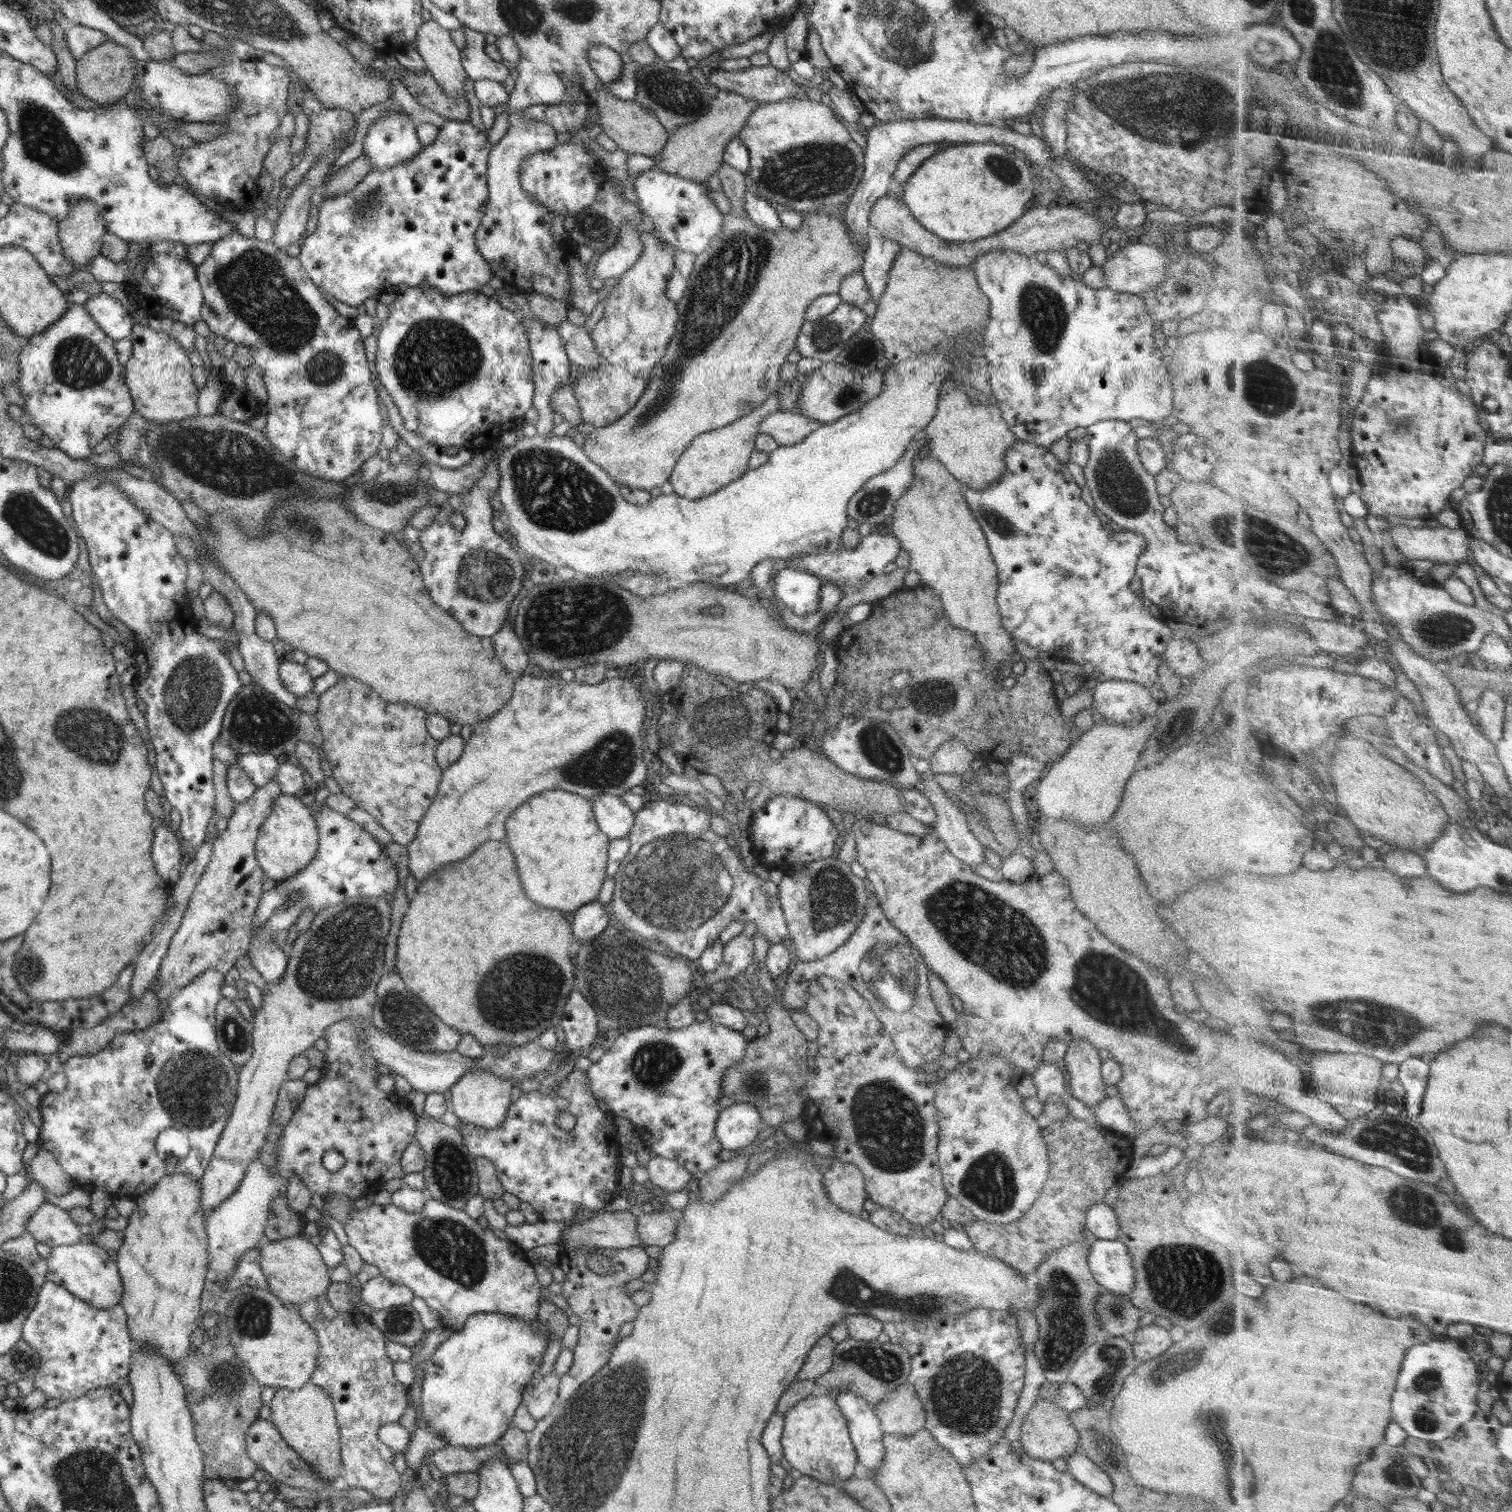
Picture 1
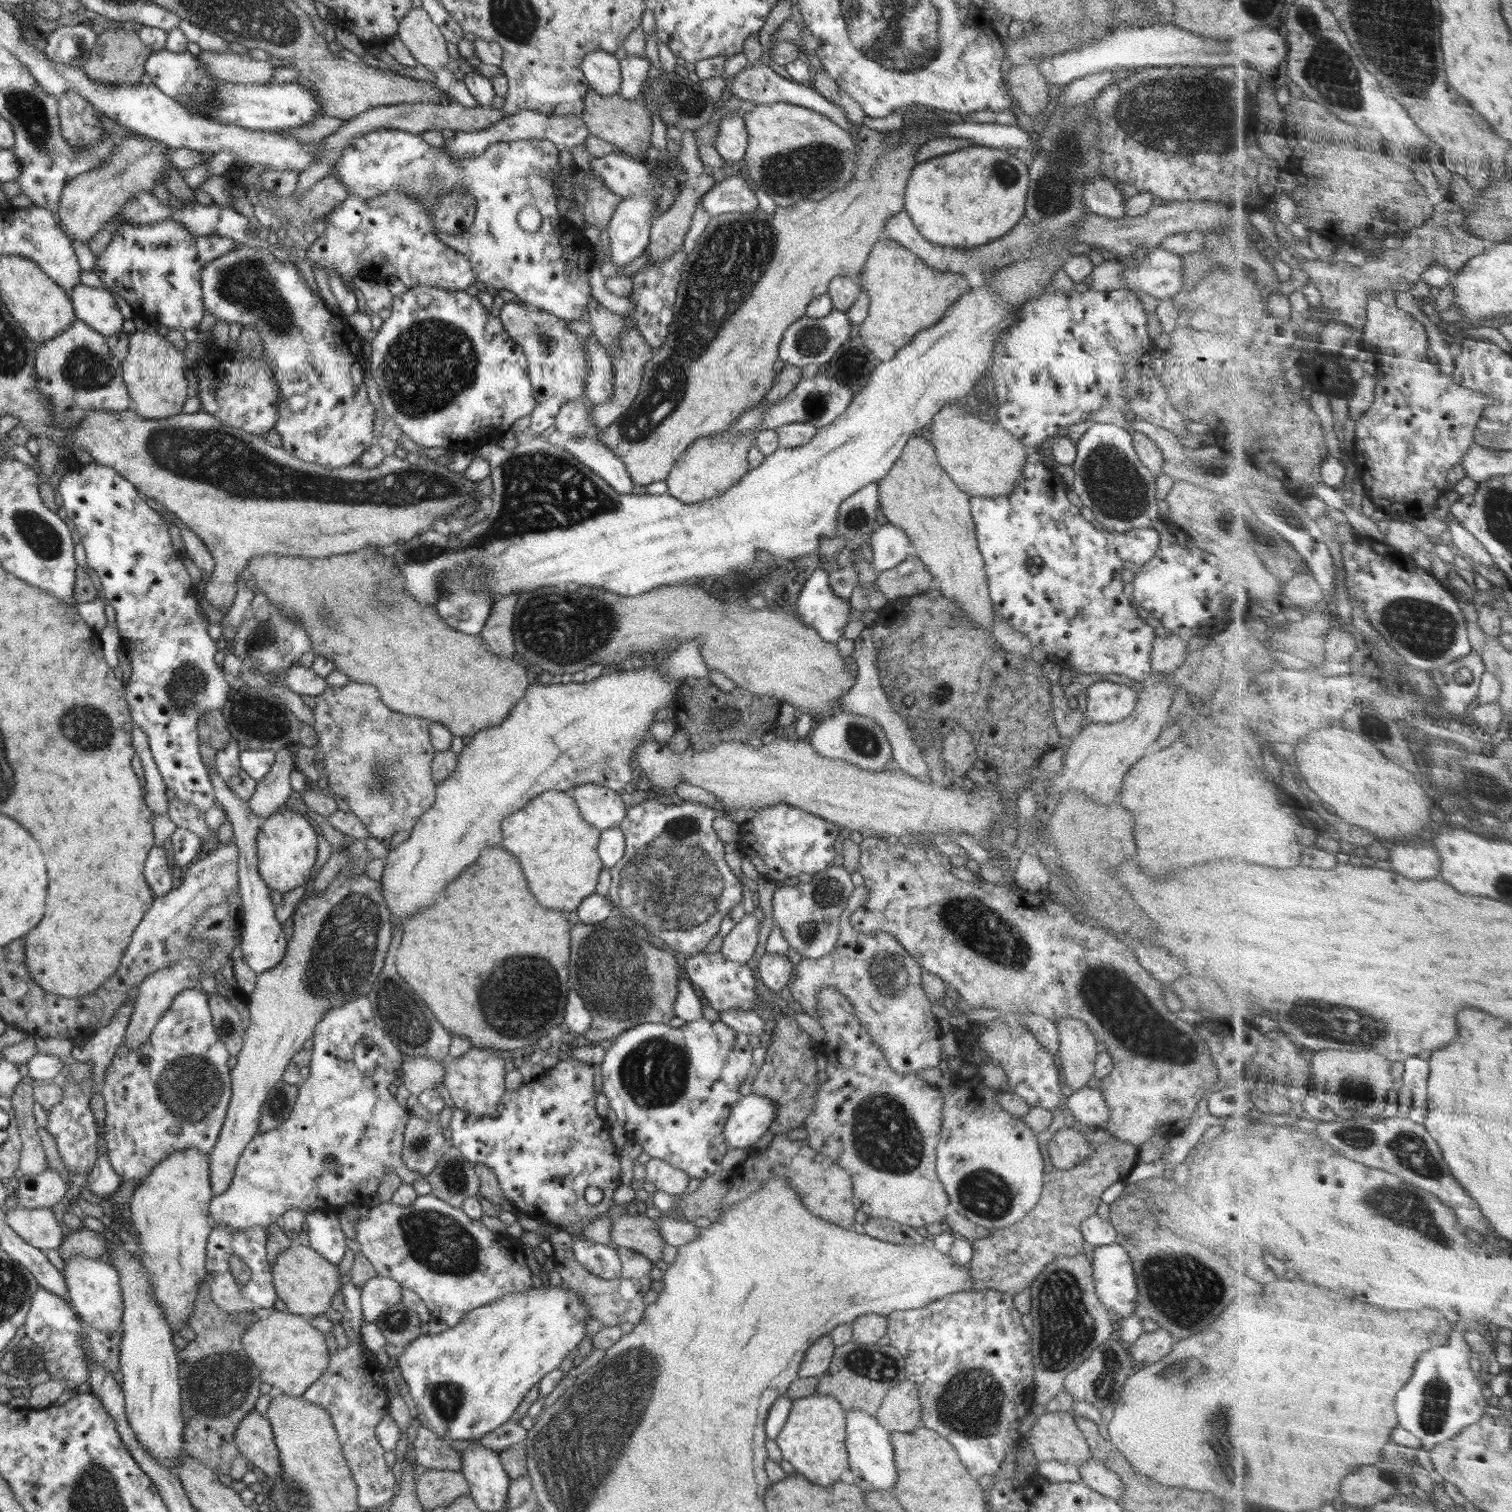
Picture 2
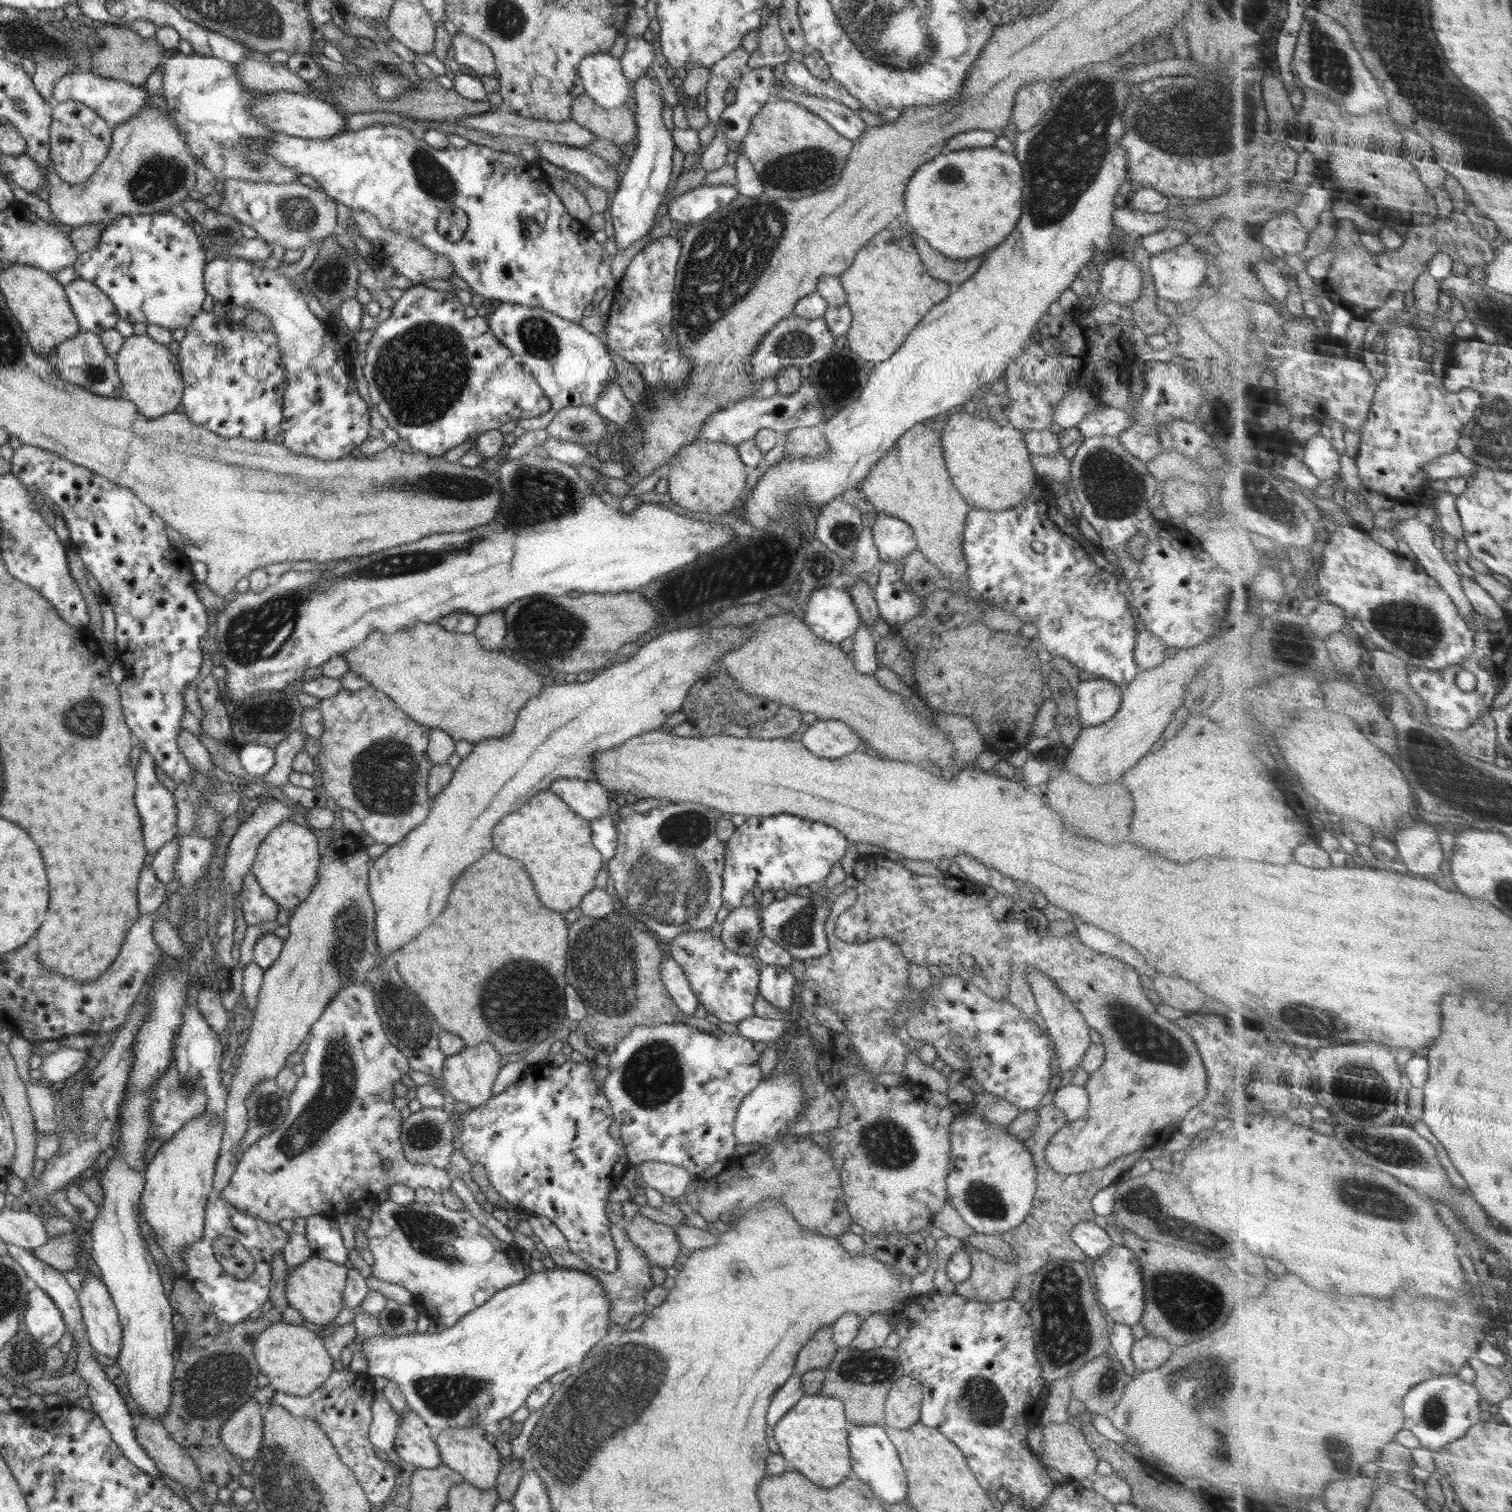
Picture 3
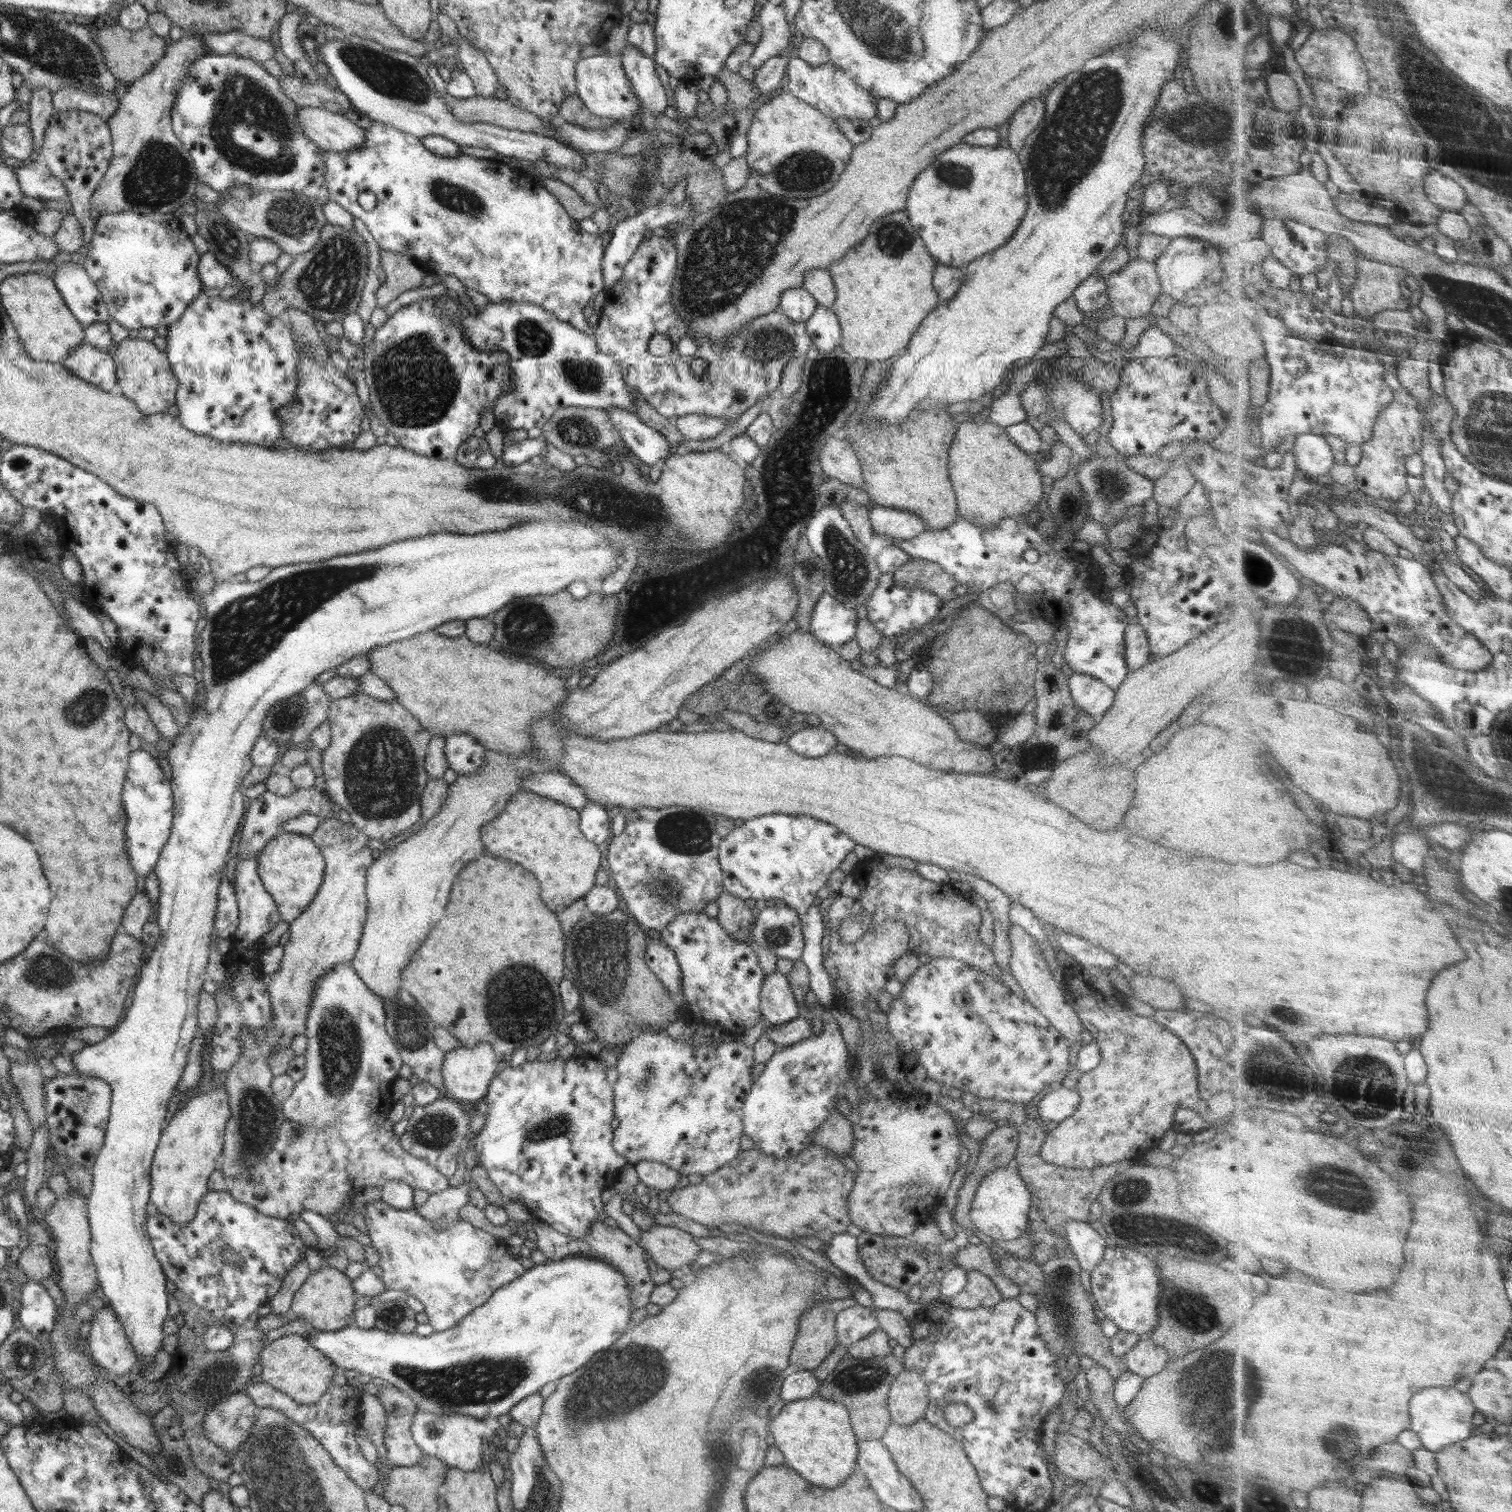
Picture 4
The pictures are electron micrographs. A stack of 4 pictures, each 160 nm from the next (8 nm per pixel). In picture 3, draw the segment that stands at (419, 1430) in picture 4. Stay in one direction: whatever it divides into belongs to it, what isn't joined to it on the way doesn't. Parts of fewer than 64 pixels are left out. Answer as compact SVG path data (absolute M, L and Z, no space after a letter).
M483 1427L474 1428L447 1428L442 1431L436 1430L435 1438L442 1462L459 1472L466 1481L473 1484L481 1491L495 1490L496 1479L501 1471L501 1458L493 1440L487 1437Z

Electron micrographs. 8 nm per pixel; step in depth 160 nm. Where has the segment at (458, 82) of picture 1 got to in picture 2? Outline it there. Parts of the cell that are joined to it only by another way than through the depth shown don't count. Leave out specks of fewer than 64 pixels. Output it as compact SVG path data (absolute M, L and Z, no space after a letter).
M412 7L407 12L398 25L397 35L417 62L434 74L450 62L447 40L423 7Z

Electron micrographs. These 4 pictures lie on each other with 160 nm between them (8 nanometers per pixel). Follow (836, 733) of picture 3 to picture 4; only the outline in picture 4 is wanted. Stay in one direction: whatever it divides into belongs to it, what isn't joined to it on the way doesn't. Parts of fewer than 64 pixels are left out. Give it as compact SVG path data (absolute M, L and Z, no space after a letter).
M820 724L792 733L786 742L796 754L810 758L824 756L834 751L838 743L834 734L826 730L823 725L820 727Z

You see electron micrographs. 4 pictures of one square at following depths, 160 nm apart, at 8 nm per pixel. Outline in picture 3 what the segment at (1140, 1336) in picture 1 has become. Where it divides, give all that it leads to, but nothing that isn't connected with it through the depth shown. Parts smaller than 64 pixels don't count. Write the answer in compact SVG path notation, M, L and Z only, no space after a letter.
M1144 1336L1133 1342L1131 1357L1133 1365L1144 1371L1160 1368L1173 1353L1172 1346L1166 1339L1152 1336Z

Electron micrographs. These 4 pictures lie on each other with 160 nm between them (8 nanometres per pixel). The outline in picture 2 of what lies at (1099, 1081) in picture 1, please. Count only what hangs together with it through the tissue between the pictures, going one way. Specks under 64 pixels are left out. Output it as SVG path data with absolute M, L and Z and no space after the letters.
M1074 1017L1059 1018L1055 1027L1059 1040L1057 1064L1068 1091L1080 1090L1094 1077L1098 1040L1086 1024Z

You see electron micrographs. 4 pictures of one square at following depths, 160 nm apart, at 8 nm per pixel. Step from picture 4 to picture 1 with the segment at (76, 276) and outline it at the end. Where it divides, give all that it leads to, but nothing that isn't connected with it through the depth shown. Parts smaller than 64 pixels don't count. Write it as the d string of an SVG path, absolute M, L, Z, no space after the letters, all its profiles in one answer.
M108 294L90 298L84 305L92 320L113 340L129 338L133 331L132 316L124 305Z

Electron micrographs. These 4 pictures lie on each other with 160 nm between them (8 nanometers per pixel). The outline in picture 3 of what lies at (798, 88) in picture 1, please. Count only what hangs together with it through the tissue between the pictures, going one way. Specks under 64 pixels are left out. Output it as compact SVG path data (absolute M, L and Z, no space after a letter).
M776 84L774 87L775 98L795 102L811 110L823 118L833 129L836 129L836 132L839 132L844 138L854 141L865 132L867 125L860 119L860 115L837 100L830 100L823 96L808 96L796 90L790 91L782 86L778 87Z

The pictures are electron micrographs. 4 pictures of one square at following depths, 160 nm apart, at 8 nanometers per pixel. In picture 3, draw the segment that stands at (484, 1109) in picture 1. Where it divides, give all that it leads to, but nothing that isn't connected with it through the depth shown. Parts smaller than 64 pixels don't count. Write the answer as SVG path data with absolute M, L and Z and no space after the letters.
M484 1041L471 1047L464 1047L458 1054L447 1056L443 1064L443 1082L445 1089L456 1102L466 1102L471 1109L482 1106L492 1097L492 1086L502 1068L502 1055Z

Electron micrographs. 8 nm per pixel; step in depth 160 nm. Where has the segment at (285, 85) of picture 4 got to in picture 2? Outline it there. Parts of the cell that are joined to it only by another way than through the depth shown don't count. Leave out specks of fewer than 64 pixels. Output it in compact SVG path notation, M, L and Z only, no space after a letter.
M206 52L196 56L209 75L219 81L267 85L273 80L275 66L270 61L256 60L248 53Z

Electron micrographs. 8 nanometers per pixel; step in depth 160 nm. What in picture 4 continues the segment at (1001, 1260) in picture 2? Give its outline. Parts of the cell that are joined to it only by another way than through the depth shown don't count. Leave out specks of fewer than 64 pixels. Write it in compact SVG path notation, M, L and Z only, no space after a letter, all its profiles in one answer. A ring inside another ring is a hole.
M979 1099L974 1109L975 1112L984 1112L990 1116L1007 1116L1014 1129L1018 1131L1019 1142L1014 1152L1013 1164L1019 1170L1024 1184L1028 1186L1028 1191L1032 1194L1032 1206L1028 1215L1030 1223L1026 1233L1032 1232L1032 1252L1031 1260L1038 1266L1044 1265L1049 1259L1059 1257L1070 1252L1070 1247L1066 1247L1065 1224L1067 1220L1079 1220L1088 1222L1090 1207L1098 1194L1115 1177L1116 1172L1122 1169L1120 1163L1100 1166L1092 1169L1072 1169L1060 1168L1056 1164L1049 1164L1041 1158L1041 1148L1046 1135L1053 1129L1053 1122L1030 1119L1021 1104L1008 1101L998 1101L994 1099ZM1059 1245L1062 1250L1053 1252L1052 1248ZM976 1270L968 1271L967 1275L966 1286L950 1298L949 1304L954 1308L993 1307L1003 1299L990 1277Z

